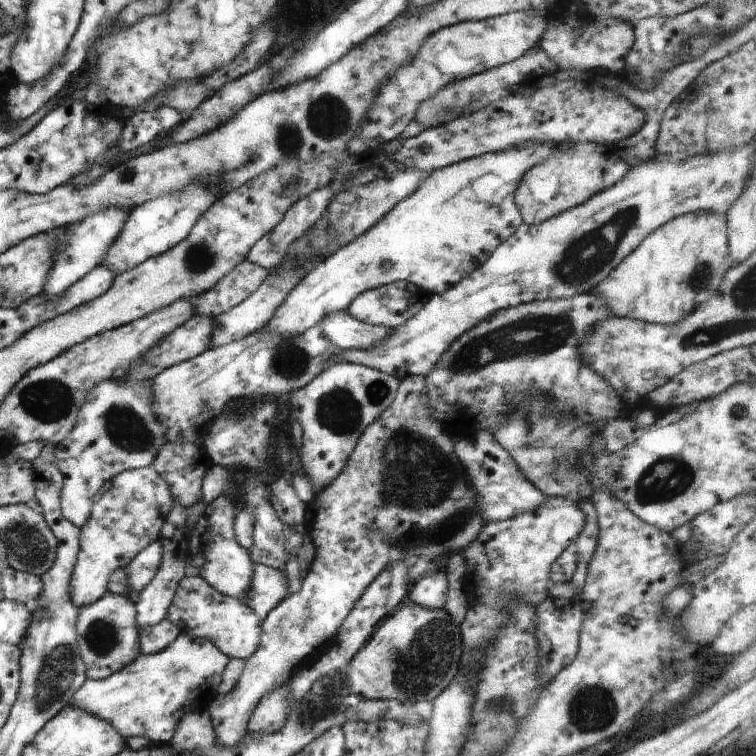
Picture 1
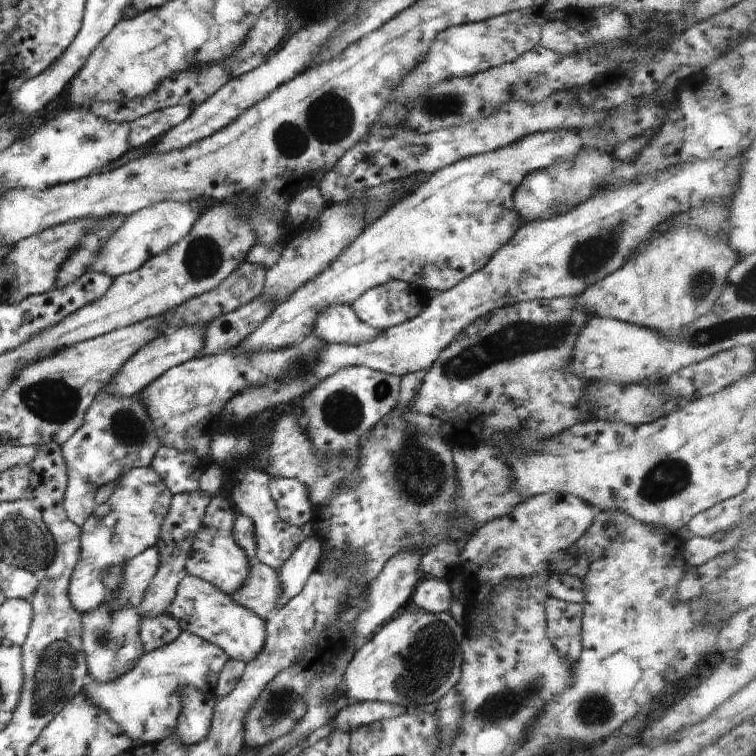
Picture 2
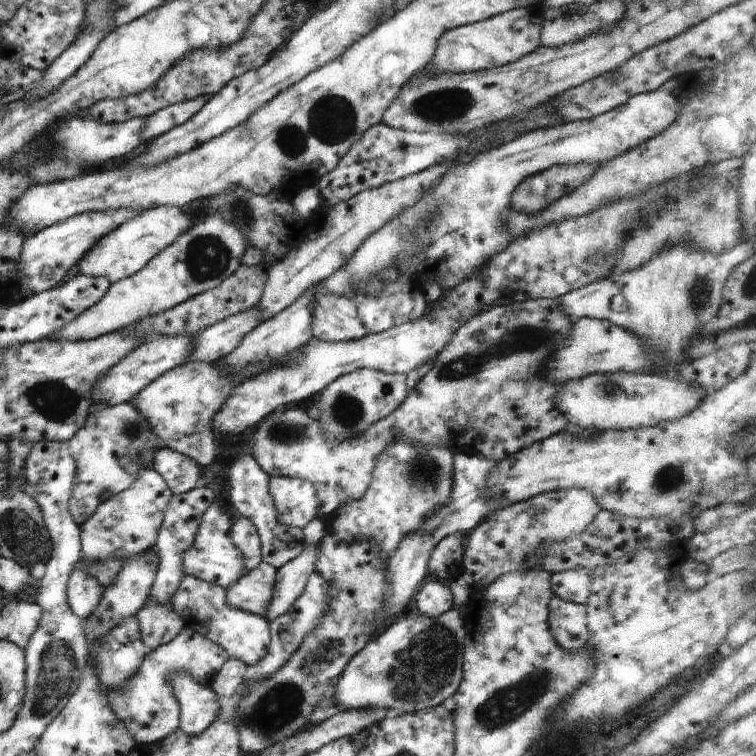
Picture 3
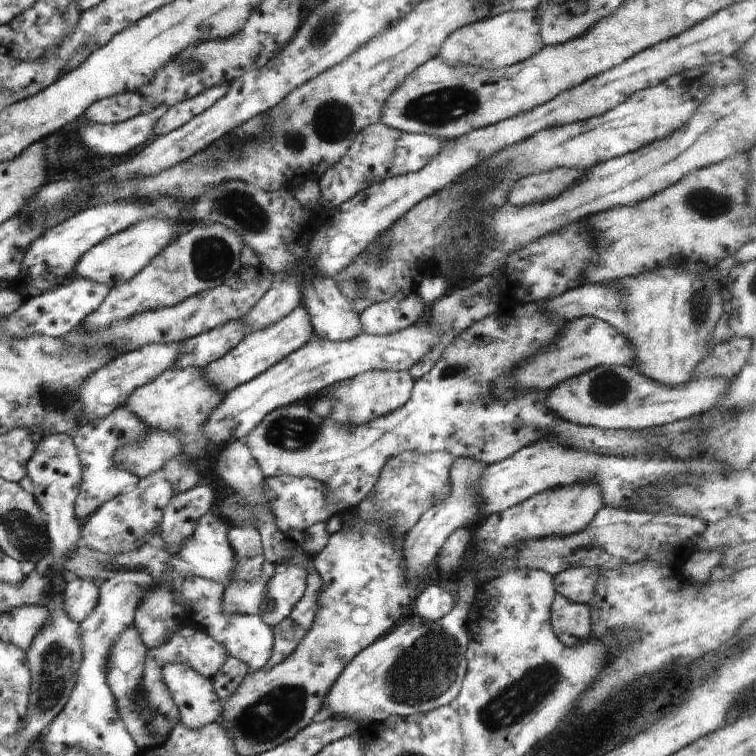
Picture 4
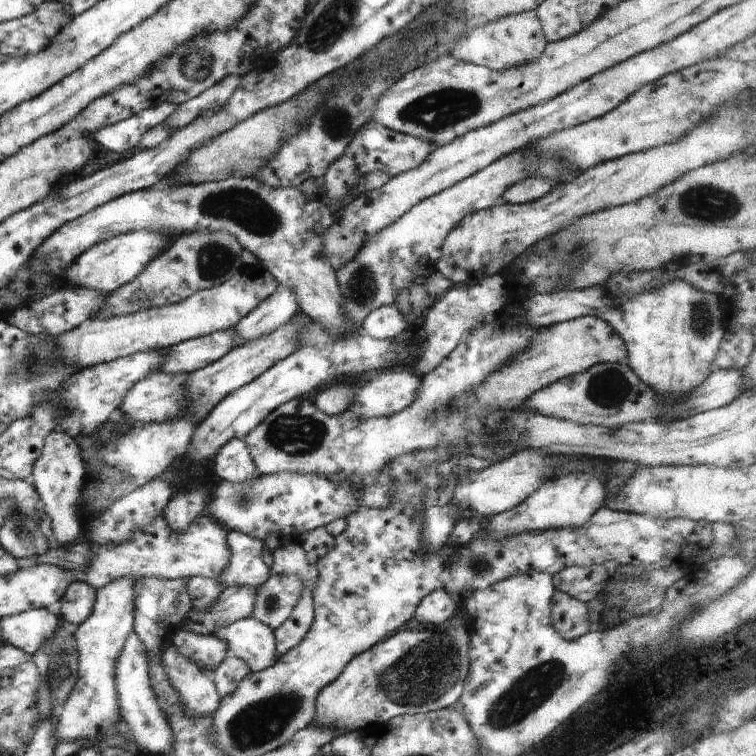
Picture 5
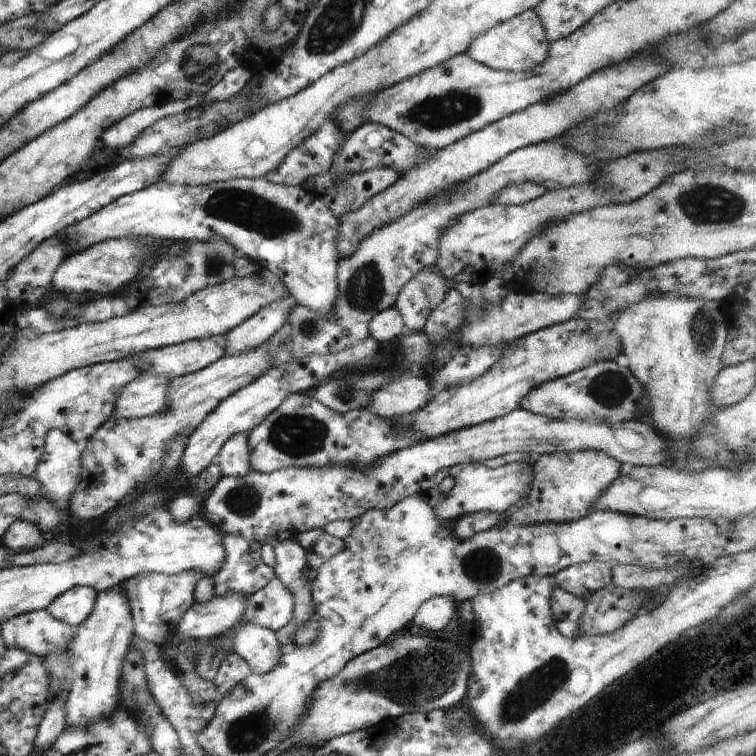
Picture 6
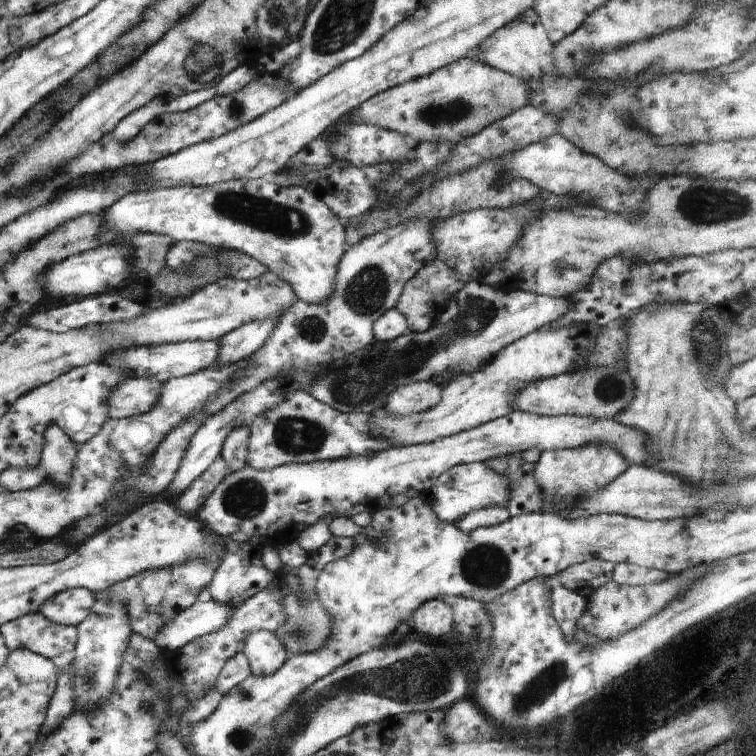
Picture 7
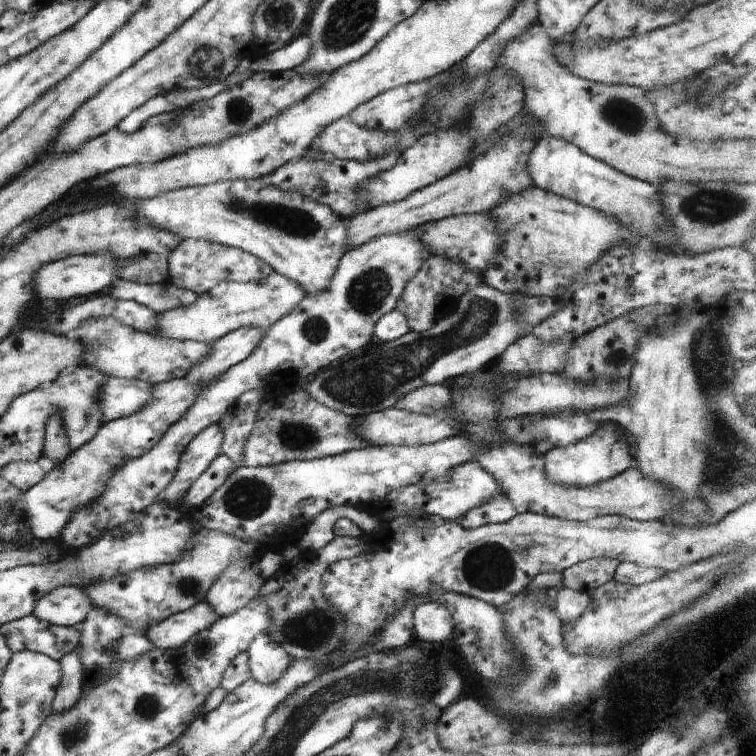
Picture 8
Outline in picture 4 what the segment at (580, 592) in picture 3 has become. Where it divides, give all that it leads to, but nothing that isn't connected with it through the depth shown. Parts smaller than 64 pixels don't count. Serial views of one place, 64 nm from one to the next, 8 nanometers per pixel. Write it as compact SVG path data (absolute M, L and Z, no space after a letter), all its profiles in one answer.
M574 567L553 576L555 592L575 603L590 606L595 593L594 585L599 577L597 568Z

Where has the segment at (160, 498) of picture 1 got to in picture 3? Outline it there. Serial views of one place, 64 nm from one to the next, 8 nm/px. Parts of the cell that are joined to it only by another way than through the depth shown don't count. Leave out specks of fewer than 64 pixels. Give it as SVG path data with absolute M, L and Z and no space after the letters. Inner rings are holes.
M143 469L134 476L136 480L127 490L102 501L96 512L80 526L82 559L125 562L153 548L173 492L154 469ZM74 567L67 582L67 599L72 612L82 620L87 619L98 606L104 587L86 571Z

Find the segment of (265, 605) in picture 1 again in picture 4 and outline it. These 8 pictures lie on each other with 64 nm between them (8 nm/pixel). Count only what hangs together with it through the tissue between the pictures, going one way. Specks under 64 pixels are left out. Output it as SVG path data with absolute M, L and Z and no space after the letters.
M263 560L261 575L255 581L234 581L225 586L223 611L229 615L258 615L268 579L278 570L269 560Z

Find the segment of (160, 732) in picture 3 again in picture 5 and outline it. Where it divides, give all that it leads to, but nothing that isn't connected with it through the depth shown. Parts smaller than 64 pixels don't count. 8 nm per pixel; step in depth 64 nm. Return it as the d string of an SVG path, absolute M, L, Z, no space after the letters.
M177 625L170 643L187 656L202 672L213 671L227 655L227 644L214 635L202 636L184 631Z

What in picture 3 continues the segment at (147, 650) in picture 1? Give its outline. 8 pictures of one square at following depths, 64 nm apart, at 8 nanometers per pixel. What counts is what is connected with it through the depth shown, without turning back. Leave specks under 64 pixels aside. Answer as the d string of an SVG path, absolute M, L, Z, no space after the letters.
M147 599L135 616L140 625L140 638L151 650L170 642L185 627L170 601L157 603Z

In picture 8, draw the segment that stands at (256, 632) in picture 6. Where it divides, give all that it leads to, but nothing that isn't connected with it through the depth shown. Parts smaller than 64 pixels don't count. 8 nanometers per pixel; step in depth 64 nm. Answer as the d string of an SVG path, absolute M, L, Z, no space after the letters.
M264 632L252 640L246 654L251 677L262 684L274 684L291 660L288 652Z

